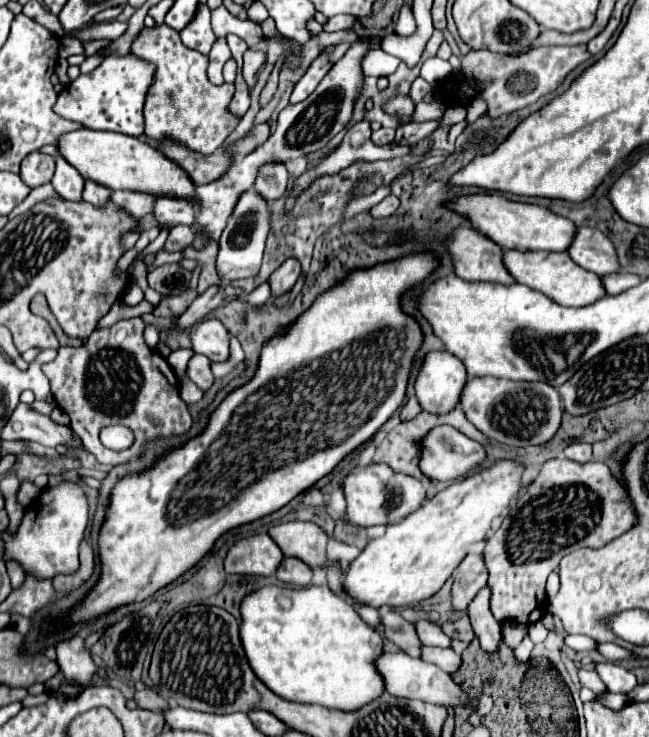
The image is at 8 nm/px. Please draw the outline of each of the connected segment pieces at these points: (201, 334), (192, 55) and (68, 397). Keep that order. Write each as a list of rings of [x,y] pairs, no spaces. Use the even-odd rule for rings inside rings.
[[[204,319],[188,331],[194,353],[206,355],[210,361],[224,361],[228,357],[228,331],[218,319]]]
[[[166,23],[156,27],[144,27],[132,41],[130,53],[156,65],[154,81],[148,89],[144,103],[146,135],[154,139],[172,137],[188,145],[190,149],[200,151],[202,155],[210,155],[236,129],[240,119],[236,119],[236,115],[228,111],[234,83],[214,85],[208,79],[208,55],[188,49],[182,43],[178,31],[172,31],[172,27],[168,27]]]
[[[142,317],[124,319],[112,327],[94,329],[80,347],[60,347],[58,357],[42,365],[50,379],[56,405],[68,413],[70,429],[82,439],[98,463],[120,465],[136,459],[148,439],[164,435],[182,435],[192,425],[192,415],[180,399],[180,379],[168,361],[152,351],[144,339]],[[108,425],[124,425],[134,433],[134,443],[124,451],[112,451],[102,445],[100,431]]]

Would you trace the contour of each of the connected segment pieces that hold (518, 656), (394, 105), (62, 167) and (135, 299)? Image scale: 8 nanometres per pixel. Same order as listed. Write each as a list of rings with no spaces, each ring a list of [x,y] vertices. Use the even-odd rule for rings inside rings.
[[[526,637],[516,649],[514,649],[514,659],[516,663],[526,663],[530,659],[530,651],[532,651],[532,641]]]
[[[394,95],[394,97],[386,103],[386,113],[396,113],[400,125],[404,125],[404,123],[410,121],[412,111],[414,111],[414,103],[410,101],[410,97]]]
[[[56,157],[56,173],[52,177],[52,185],[68,201],[82,201],[84,177],[64,157]]]
[[[132,282],[124,295],[124,301],[126,301],[127,305],[133,306],[139,304],[143,299],[143,291],[139,286]]]

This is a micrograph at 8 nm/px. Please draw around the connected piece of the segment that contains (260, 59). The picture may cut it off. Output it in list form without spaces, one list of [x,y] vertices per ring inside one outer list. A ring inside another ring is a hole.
[[[246,51],[244,53],[244,79],[250,87],[254,87],[256,83],[256,71],[258,67],[264,63],[264,55],[262,53],[254,53],[254,51]]]

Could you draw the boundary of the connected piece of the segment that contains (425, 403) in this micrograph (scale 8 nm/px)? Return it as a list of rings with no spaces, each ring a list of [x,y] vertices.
[[[434,351],[426,355],[416,379],[416,397],[424,411],[444,415],[458,407],[464,383],[468,383],[464,363],[448,351]]]

